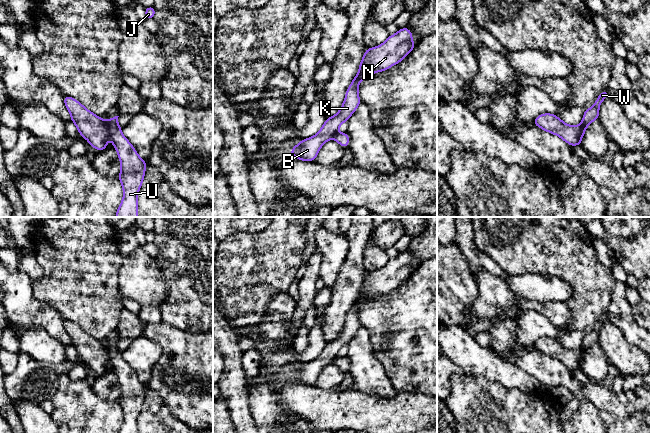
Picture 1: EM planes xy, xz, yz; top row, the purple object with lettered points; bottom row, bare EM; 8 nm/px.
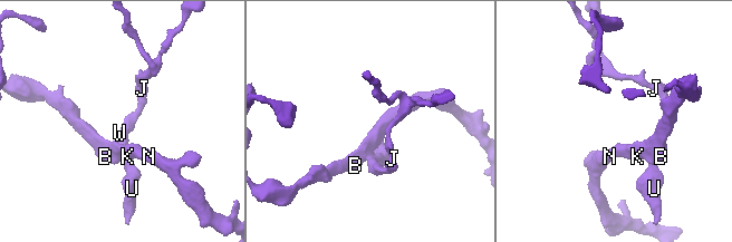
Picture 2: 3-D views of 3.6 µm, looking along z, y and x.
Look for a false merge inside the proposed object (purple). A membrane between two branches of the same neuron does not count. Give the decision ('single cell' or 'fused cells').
fused cells

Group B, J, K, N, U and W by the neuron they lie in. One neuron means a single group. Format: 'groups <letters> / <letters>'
groups B K N / J U W

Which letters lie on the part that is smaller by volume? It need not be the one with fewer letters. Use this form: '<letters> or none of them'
J, U, W

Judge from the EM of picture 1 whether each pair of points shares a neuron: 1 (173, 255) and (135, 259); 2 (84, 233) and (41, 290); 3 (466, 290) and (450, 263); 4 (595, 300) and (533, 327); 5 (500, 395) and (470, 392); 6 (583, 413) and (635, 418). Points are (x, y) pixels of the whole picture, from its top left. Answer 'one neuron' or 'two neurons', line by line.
1: two neurons
2: one neuron
3: one neuron
4: two neurons
5: one neuron
6: two neurons

